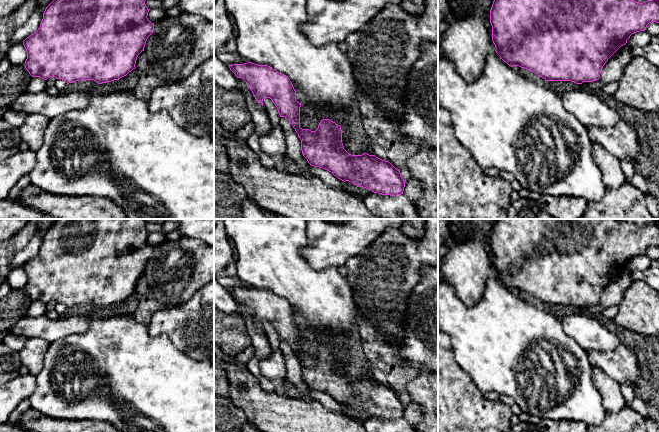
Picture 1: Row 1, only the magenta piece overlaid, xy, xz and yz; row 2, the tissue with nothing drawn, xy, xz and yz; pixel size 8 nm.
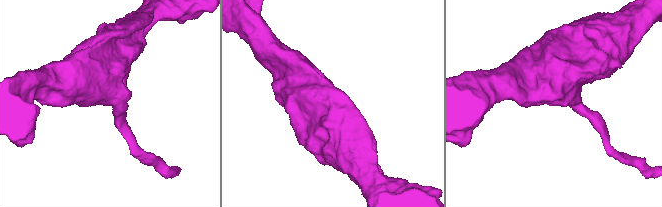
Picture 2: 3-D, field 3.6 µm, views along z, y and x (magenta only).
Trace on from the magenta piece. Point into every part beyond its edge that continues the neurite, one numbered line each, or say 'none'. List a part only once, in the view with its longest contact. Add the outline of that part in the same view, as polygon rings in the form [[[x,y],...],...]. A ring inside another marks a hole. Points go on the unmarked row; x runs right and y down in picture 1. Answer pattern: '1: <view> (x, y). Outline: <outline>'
none

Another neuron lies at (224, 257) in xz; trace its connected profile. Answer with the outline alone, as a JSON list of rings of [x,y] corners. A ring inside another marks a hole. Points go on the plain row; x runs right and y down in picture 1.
[[[217,219],[214,225],[214,278],[236,276],[235,253],[225,231],[224,223]]]

